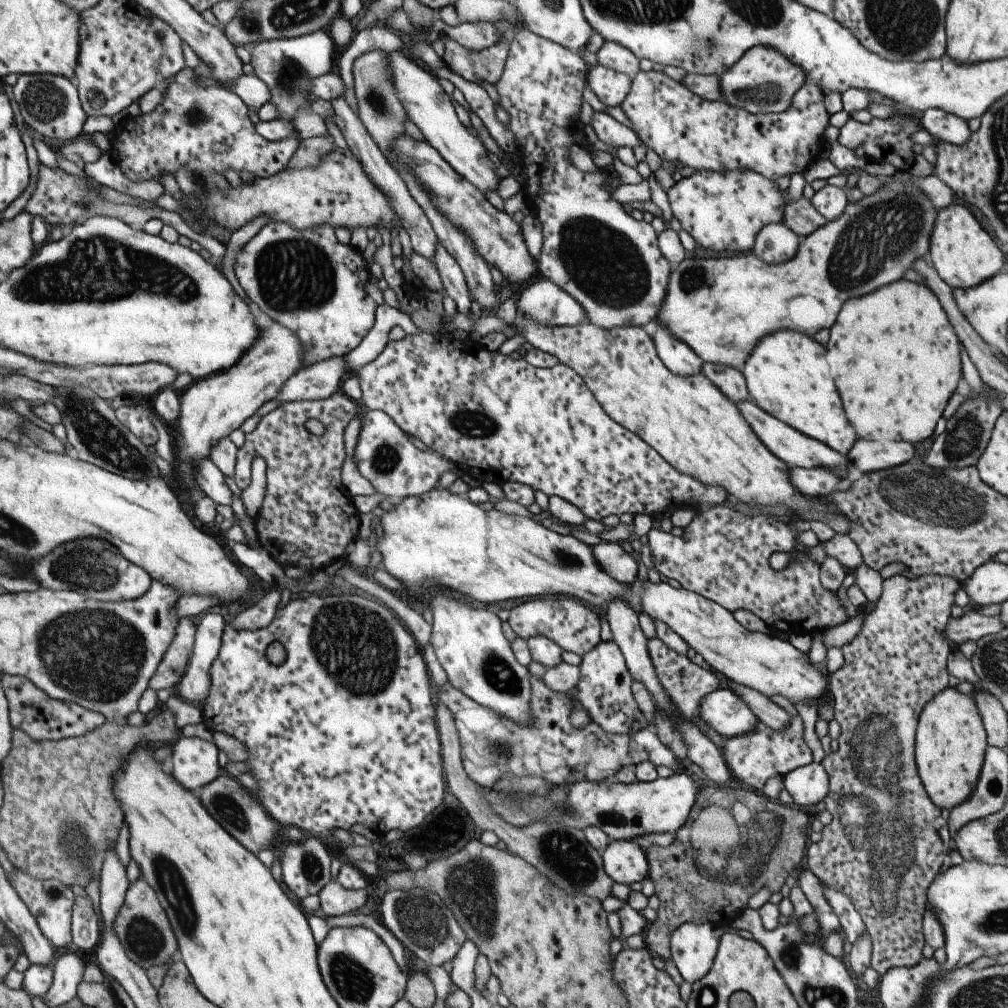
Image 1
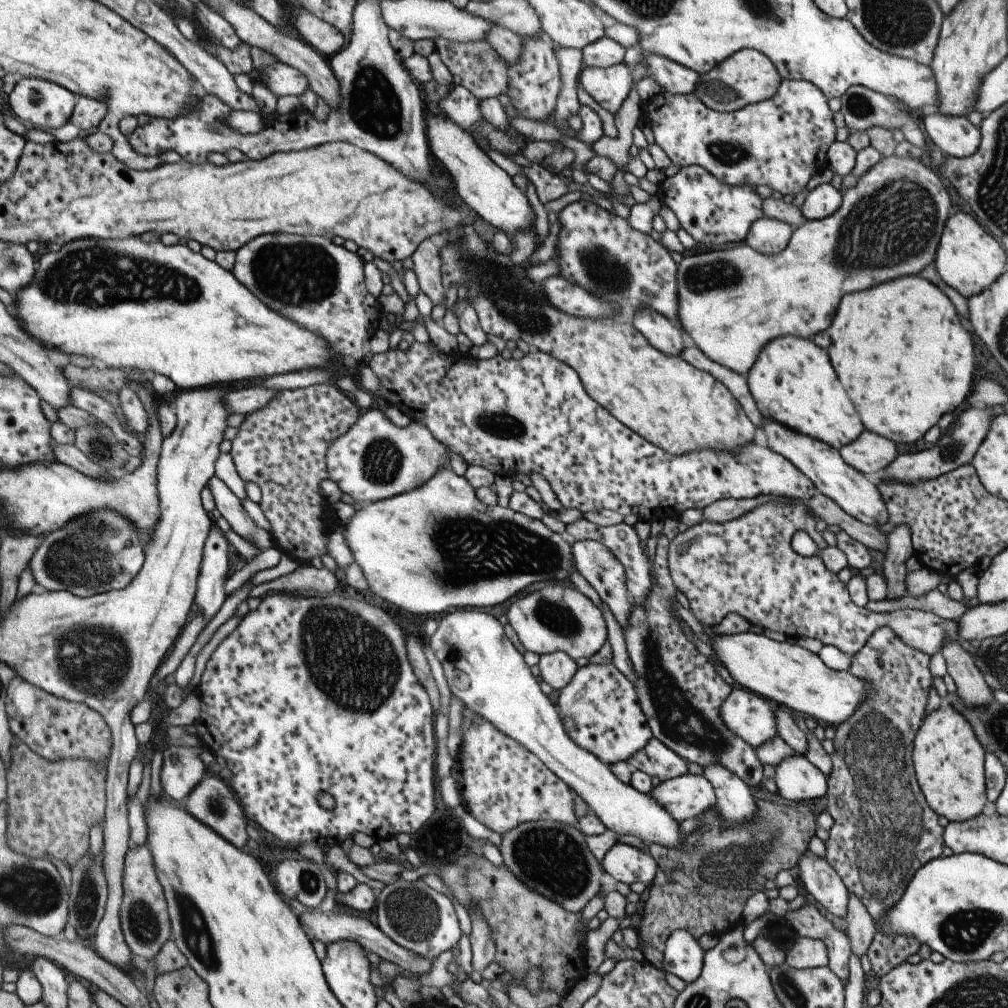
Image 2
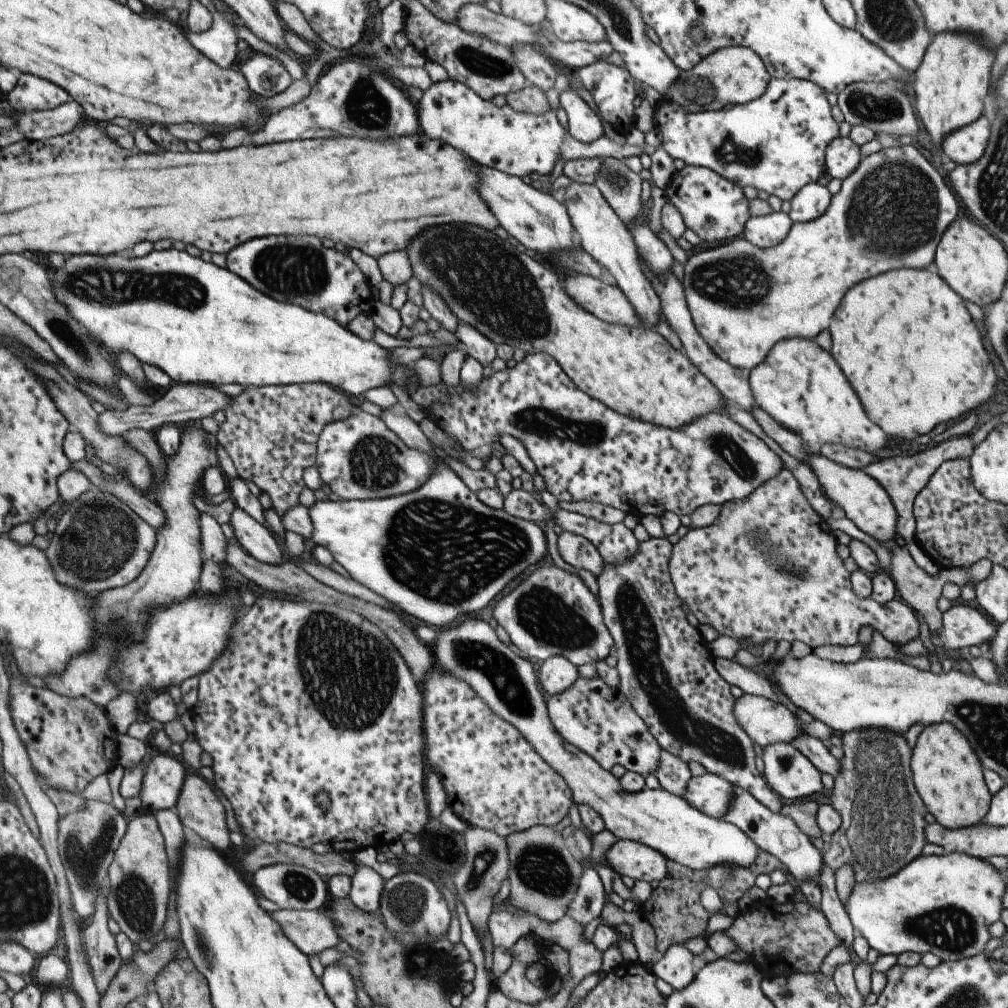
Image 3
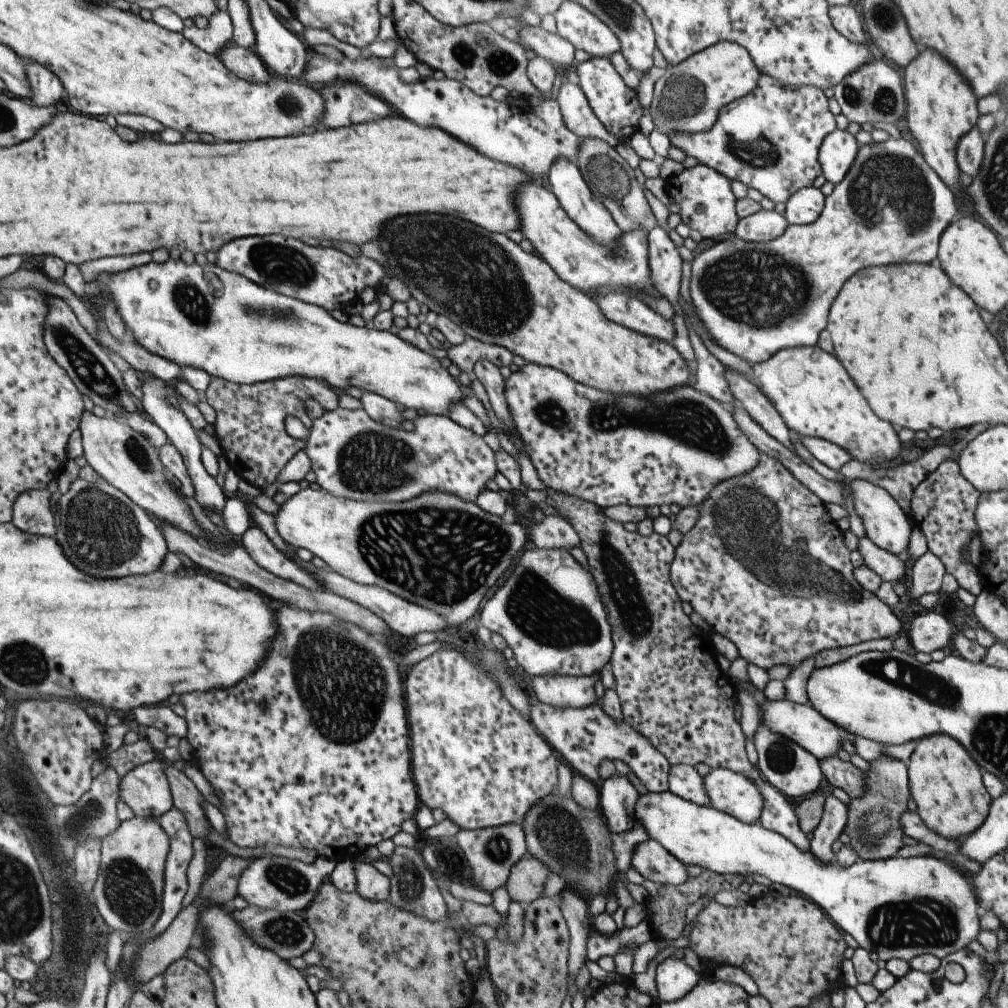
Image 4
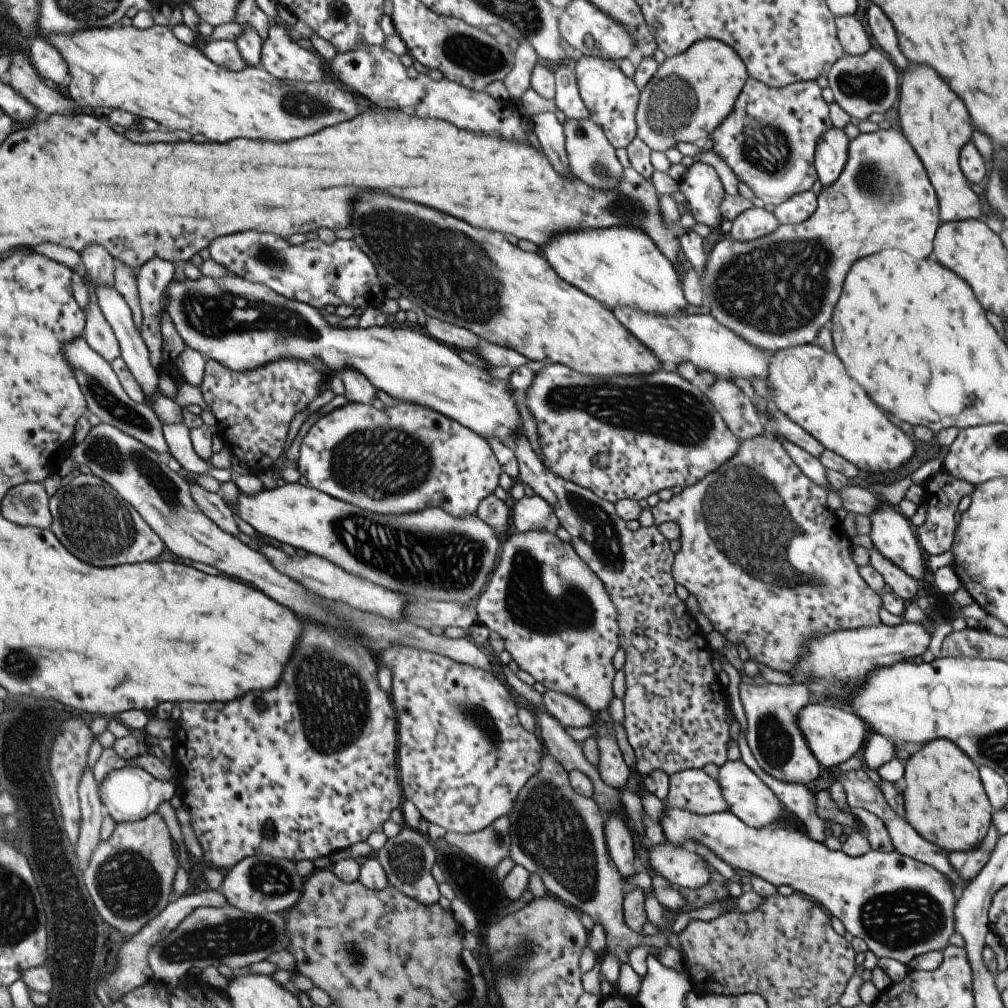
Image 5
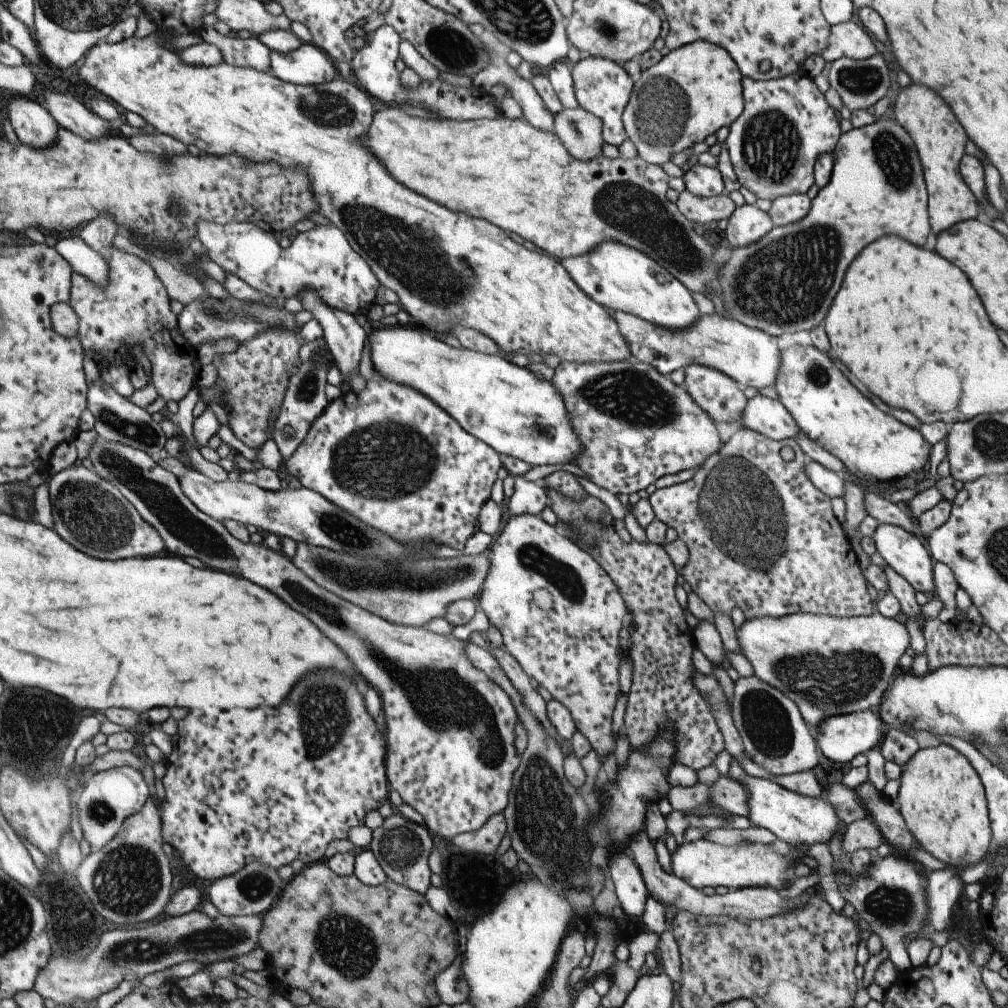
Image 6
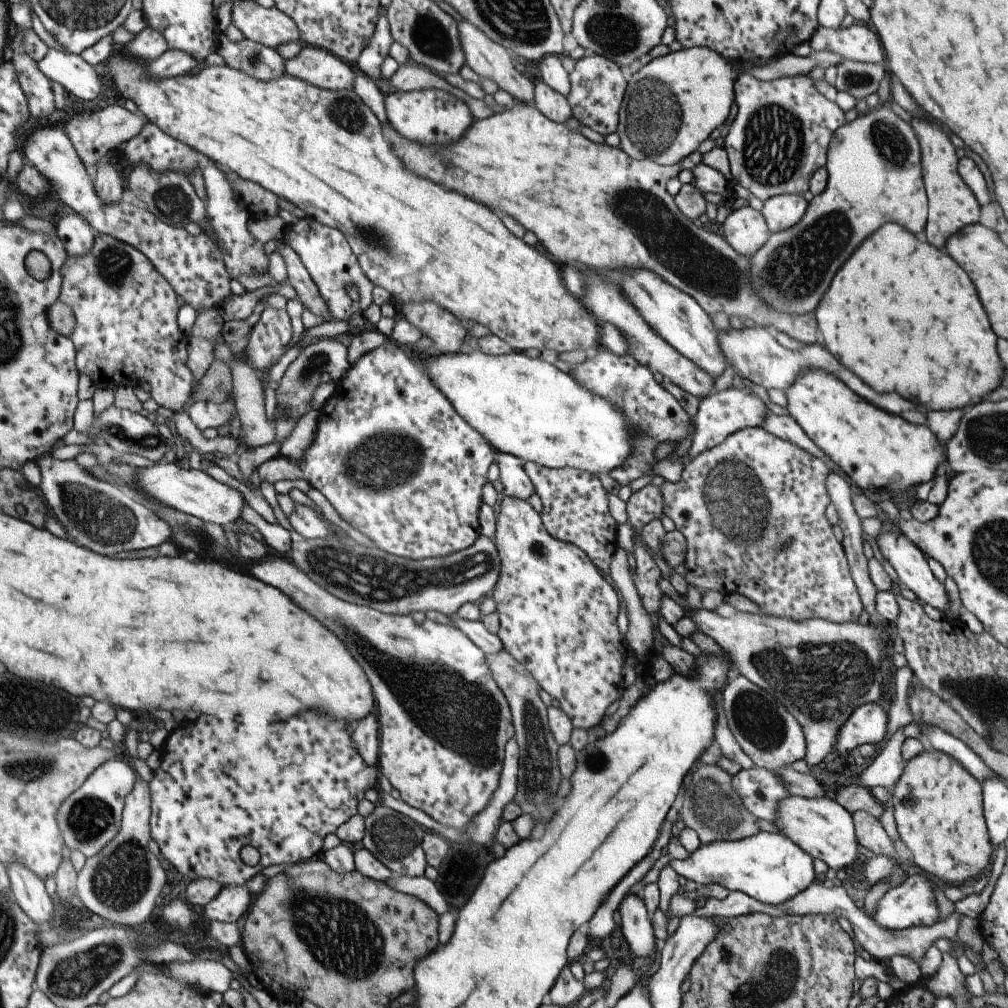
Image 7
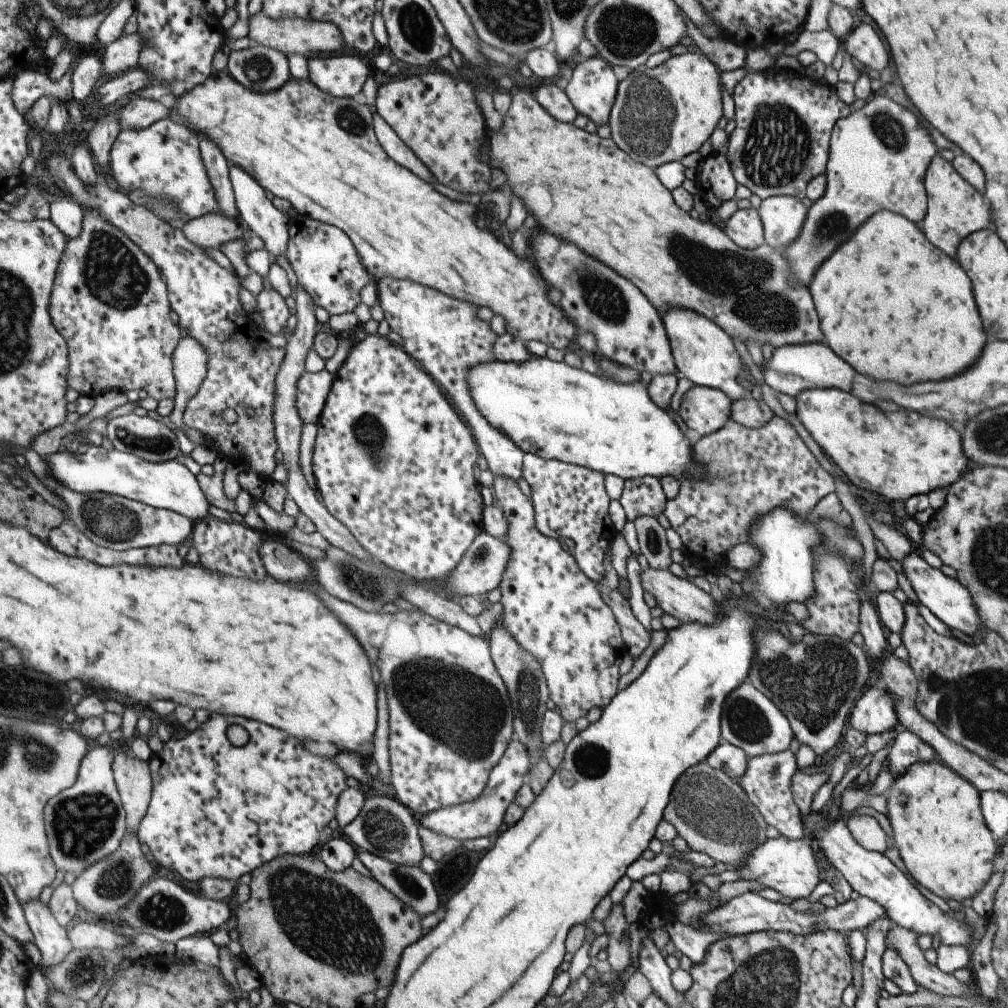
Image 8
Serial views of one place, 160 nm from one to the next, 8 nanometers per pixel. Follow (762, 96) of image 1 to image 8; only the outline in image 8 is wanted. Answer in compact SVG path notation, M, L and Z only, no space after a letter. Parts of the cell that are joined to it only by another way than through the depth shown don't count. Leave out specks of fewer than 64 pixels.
M687 52L686 54L681 54L681 56L671 56L671 58L663 62L663 64L659 64L659 66L655 66L655 68L651 69L644 66L640 69L631 69L631 72L627 74L627 78L617 84L616 96L608 117L607 126L610 129L610 138L631 160L635 160L635 162L639 162L647 166L647 168L655 169L661 164L680 161L684 156L699 151L703 142L709 139L713 130L715 130L717 122L719 122L719 118L721 118L722 115L721 84L720 74L717 74L717 68L701 53Z

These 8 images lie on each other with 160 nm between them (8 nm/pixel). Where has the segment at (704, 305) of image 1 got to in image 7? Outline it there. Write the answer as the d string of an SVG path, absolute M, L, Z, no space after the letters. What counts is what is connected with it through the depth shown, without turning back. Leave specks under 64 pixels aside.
M873 108L837 128L831 135L824 167L827 173L825 188L806 204L799 222L789 229L770 233L763 246L748 257L750 285L762 308L790 315L811 314L843 260L847 260L859 242L883 223L897 223L913 234L924 230L928 206L920 167L920 148L908 120L895 108Z

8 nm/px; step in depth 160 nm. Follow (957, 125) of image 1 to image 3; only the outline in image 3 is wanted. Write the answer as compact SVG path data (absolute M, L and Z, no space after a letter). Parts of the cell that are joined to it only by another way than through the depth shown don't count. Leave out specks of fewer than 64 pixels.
M980 115L971 124L952 130L940 142L940 150L956 165L968 165L981 158L989 138L989 122Z

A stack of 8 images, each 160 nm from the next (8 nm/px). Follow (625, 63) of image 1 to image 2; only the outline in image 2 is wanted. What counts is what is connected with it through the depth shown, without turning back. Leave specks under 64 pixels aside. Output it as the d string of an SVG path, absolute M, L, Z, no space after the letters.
M605 36L581 49L582 64L585 67L607 68L623 63L624 48Z

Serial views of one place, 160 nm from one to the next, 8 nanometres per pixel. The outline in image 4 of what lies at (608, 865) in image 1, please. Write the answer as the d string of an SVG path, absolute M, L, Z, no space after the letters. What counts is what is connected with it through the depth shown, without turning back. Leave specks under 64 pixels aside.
M651 839L634 845L630 866L645 880L659 885L680 885L688 877L686 866Z

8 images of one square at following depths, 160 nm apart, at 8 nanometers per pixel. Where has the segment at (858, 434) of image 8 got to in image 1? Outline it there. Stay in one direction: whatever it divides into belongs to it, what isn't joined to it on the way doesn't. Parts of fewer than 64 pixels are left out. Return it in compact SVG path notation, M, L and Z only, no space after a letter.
M777 330L757 342L741 372L750 400L760 410L846 457L857 438L845 420L823 352L823 346L799 332Z

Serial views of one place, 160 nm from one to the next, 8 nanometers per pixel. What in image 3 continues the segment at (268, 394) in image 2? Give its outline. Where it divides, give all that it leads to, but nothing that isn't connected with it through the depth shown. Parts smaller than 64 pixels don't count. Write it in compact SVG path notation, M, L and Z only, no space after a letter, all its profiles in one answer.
M172 384L167 392L155 402L150 402L148 406L129 406L124 411L111 411L105 409L98 414L96 425L100 431L108 437L121 435L131 429L143 429L154 433L159 426L167 423L175 423L178 426L189 420L198 422L205 416L215 414L217 410L223 410L230 402L231 397L224 392L218 391L213 385L194 385L194 384Z

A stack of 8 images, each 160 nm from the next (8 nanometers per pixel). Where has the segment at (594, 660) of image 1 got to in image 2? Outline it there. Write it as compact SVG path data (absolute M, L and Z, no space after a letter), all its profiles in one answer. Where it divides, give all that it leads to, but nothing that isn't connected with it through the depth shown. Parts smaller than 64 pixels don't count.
M612 660L577 667L571 680L560 690L555 707L568 737L609 767L619 760L627 760L652 737L632 682Z

